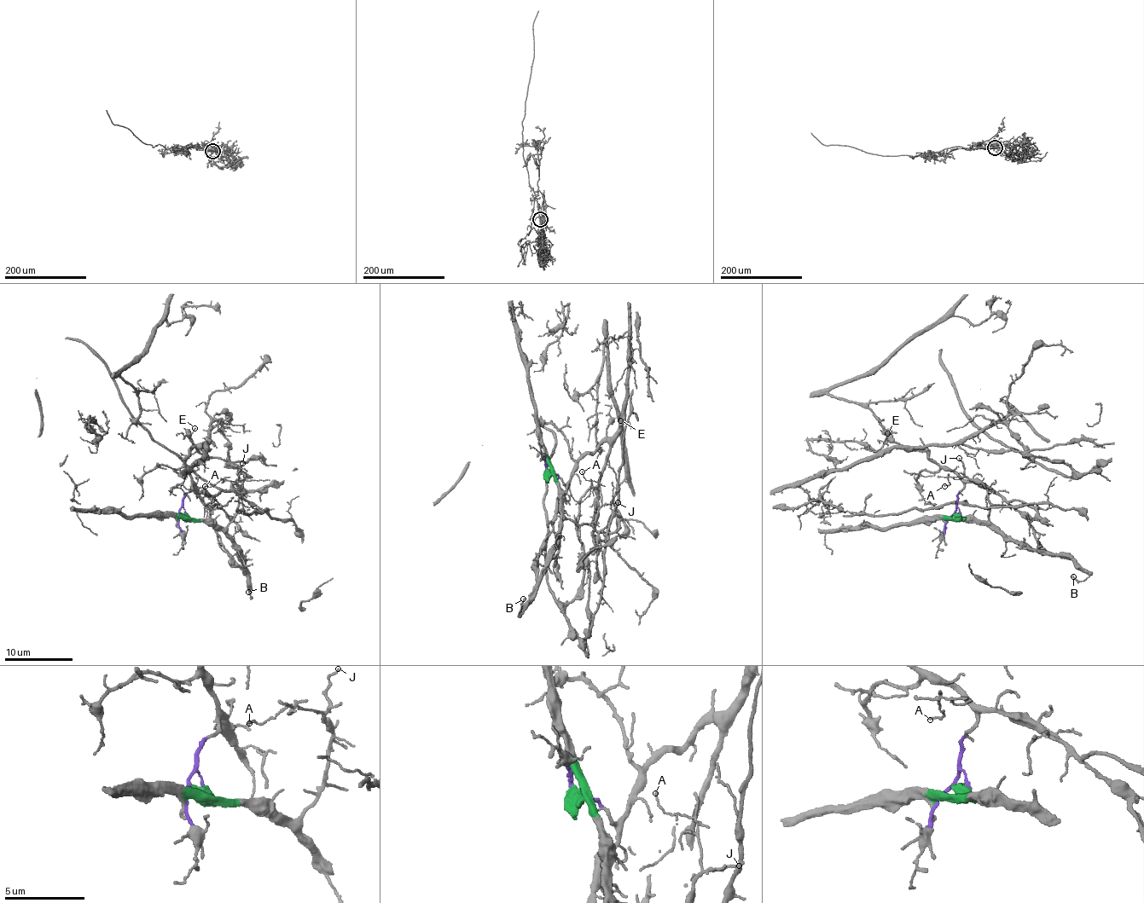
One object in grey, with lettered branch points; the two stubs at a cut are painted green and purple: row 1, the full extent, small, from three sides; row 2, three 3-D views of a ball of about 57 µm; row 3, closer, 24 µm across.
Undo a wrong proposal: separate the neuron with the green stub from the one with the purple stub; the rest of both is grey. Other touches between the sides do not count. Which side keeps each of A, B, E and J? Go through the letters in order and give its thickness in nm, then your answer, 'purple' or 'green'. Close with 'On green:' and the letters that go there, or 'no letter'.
A: calibre 90 nm; green
B: calibre 150 nm; green
E: calibre 110 nm; purple
J: calibre 100 nm; green
On green: A, B, J

